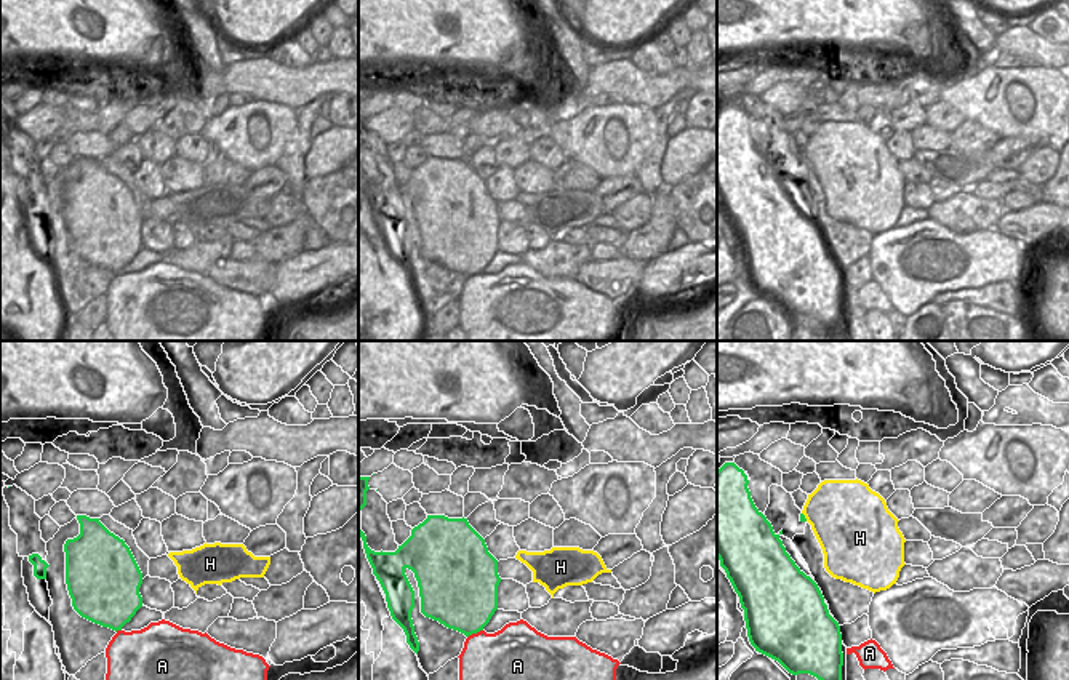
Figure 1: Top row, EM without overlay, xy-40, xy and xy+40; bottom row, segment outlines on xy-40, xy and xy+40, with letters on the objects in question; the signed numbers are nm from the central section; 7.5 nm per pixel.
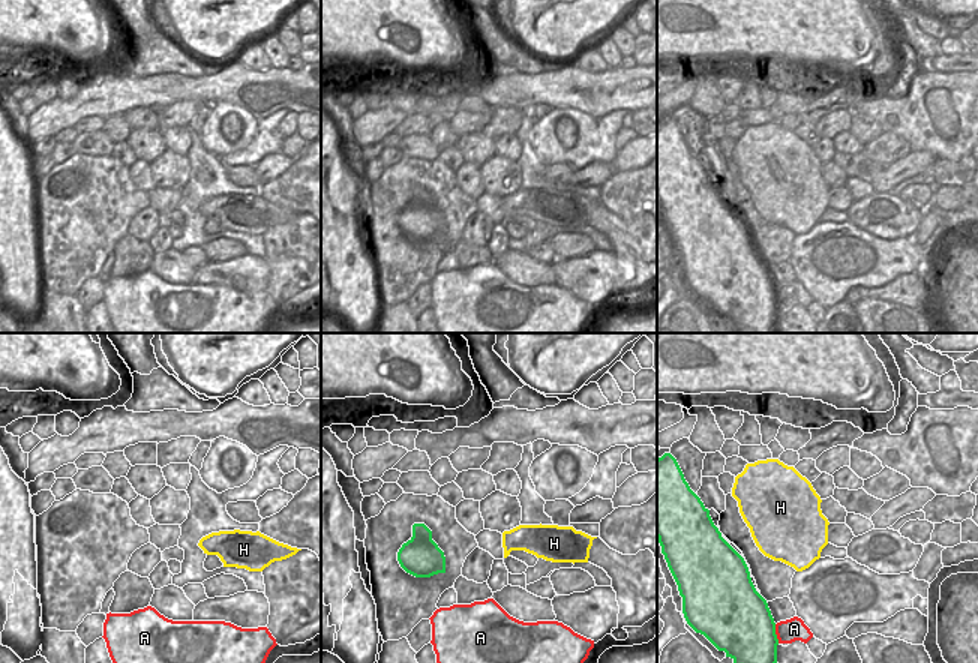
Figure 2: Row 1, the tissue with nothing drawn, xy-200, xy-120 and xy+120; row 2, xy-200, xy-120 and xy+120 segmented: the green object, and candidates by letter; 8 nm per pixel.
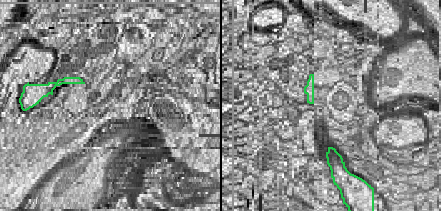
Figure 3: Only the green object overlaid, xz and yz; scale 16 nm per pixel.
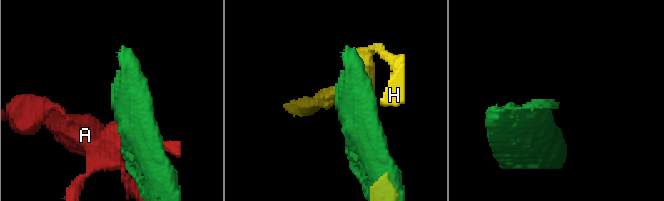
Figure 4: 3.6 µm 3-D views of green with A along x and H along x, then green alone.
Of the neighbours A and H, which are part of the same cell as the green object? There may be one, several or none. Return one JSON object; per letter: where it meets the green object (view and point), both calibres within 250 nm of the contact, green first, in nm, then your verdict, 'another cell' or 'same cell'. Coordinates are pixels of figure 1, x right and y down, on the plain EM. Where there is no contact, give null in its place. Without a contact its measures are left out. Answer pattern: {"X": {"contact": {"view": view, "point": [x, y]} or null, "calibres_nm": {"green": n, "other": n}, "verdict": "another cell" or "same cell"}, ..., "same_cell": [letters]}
{"A": {"contact": {"view": "xy", "point": [474, 274]}, "calibres_nm": {"green": 460, "other": 440}, "verdict": "another cell"}, "H": {"contact": {"view": "xy+40", "point": [804, 159]}, "calibres_nm": {"green": 50, "other": 440}, "verdict": "another cell"}, "same_cell": []}

